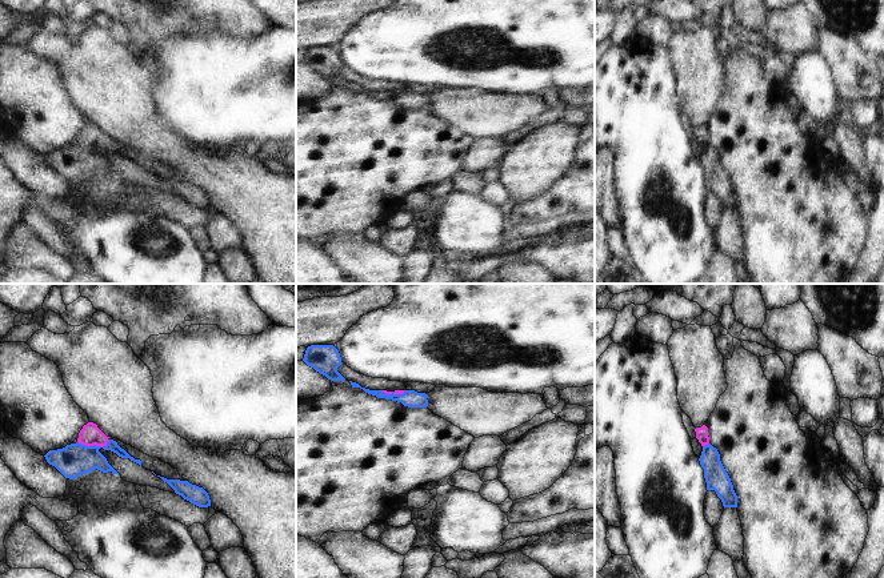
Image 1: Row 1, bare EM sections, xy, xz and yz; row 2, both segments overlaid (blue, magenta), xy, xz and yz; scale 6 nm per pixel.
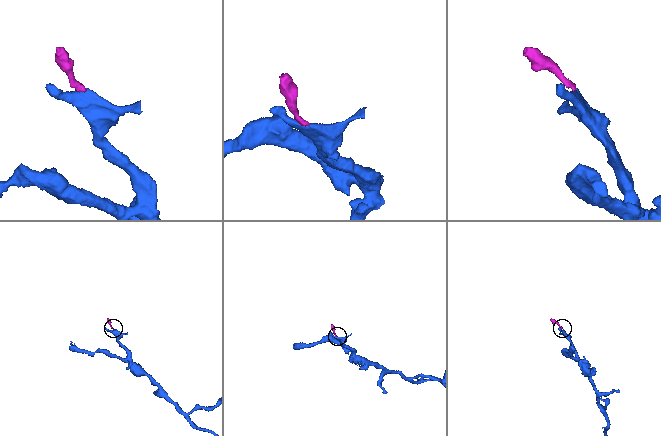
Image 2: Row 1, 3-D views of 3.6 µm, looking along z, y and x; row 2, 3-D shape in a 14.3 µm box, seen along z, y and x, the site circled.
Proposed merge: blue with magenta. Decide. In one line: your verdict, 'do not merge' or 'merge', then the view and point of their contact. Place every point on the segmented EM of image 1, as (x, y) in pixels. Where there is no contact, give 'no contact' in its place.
merge | xy (94, 445)

